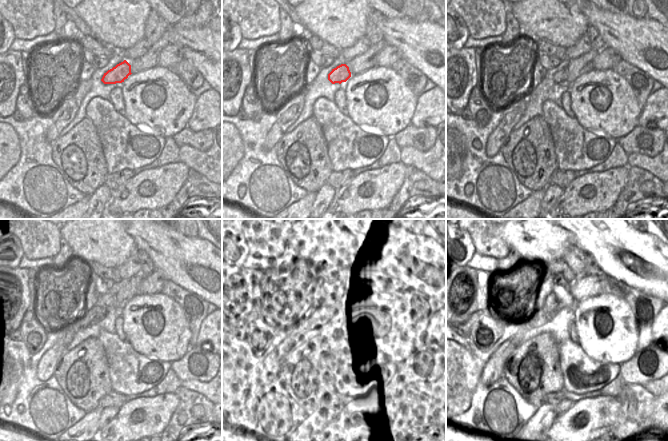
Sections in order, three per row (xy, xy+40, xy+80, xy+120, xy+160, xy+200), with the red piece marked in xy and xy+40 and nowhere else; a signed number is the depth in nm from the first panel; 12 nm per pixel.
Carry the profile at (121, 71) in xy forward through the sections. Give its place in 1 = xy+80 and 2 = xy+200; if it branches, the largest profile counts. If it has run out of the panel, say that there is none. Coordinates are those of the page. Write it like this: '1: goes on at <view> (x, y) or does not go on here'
1: goes on at xy+80 (560, 76)
2: goes on at xy+200 (551, 304)

